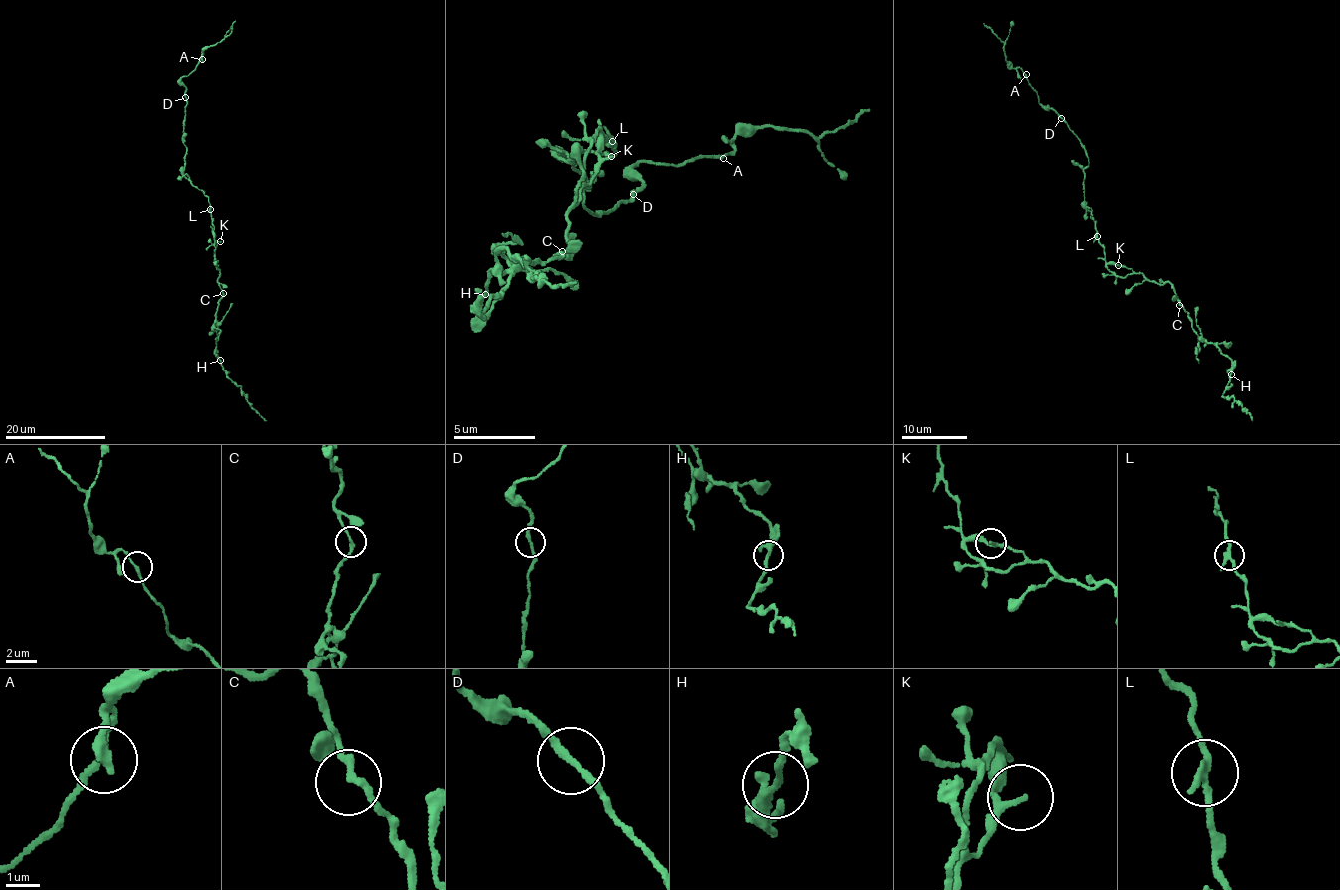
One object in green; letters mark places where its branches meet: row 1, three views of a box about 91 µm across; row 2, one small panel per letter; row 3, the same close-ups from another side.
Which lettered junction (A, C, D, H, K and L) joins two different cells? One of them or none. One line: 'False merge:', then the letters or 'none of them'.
False merge: none of them

